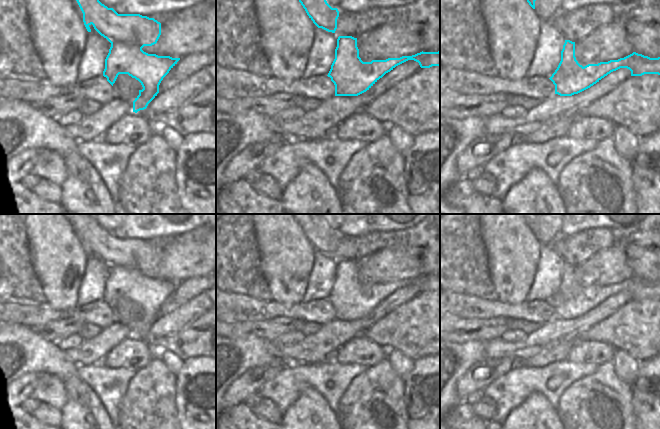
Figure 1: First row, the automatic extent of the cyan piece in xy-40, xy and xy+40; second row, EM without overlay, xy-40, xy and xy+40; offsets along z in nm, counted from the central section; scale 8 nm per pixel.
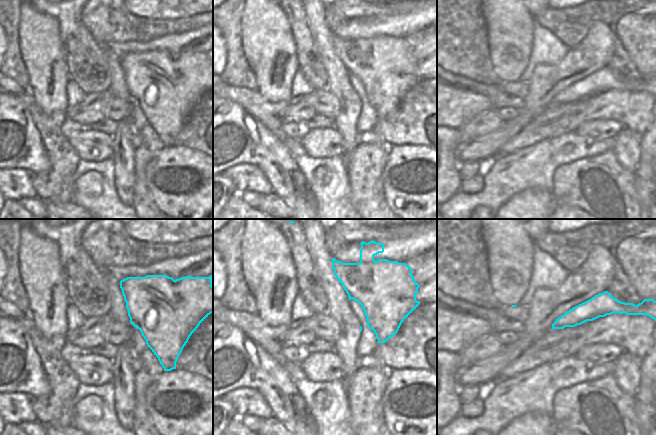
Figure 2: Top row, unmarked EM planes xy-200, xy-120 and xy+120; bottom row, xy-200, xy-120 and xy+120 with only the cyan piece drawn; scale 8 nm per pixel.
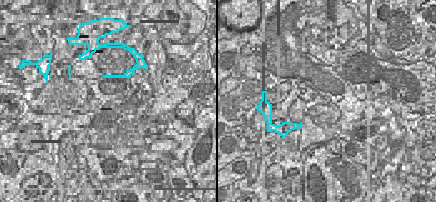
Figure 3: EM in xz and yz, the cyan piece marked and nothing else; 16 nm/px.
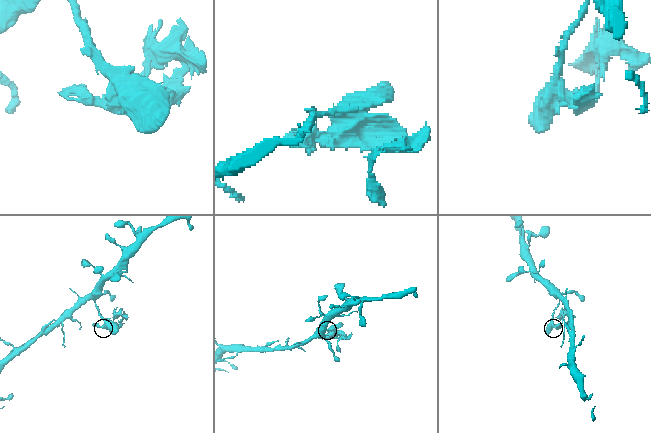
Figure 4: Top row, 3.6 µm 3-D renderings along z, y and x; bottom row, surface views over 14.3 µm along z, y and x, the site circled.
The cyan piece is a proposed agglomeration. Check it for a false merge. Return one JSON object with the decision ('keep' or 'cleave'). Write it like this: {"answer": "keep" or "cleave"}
{"answer": "cleave"}

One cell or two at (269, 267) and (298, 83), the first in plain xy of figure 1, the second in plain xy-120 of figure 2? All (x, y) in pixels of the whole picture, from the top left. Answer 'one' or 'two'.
two

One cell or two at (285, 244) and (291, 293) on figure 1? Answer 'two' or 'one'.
one

